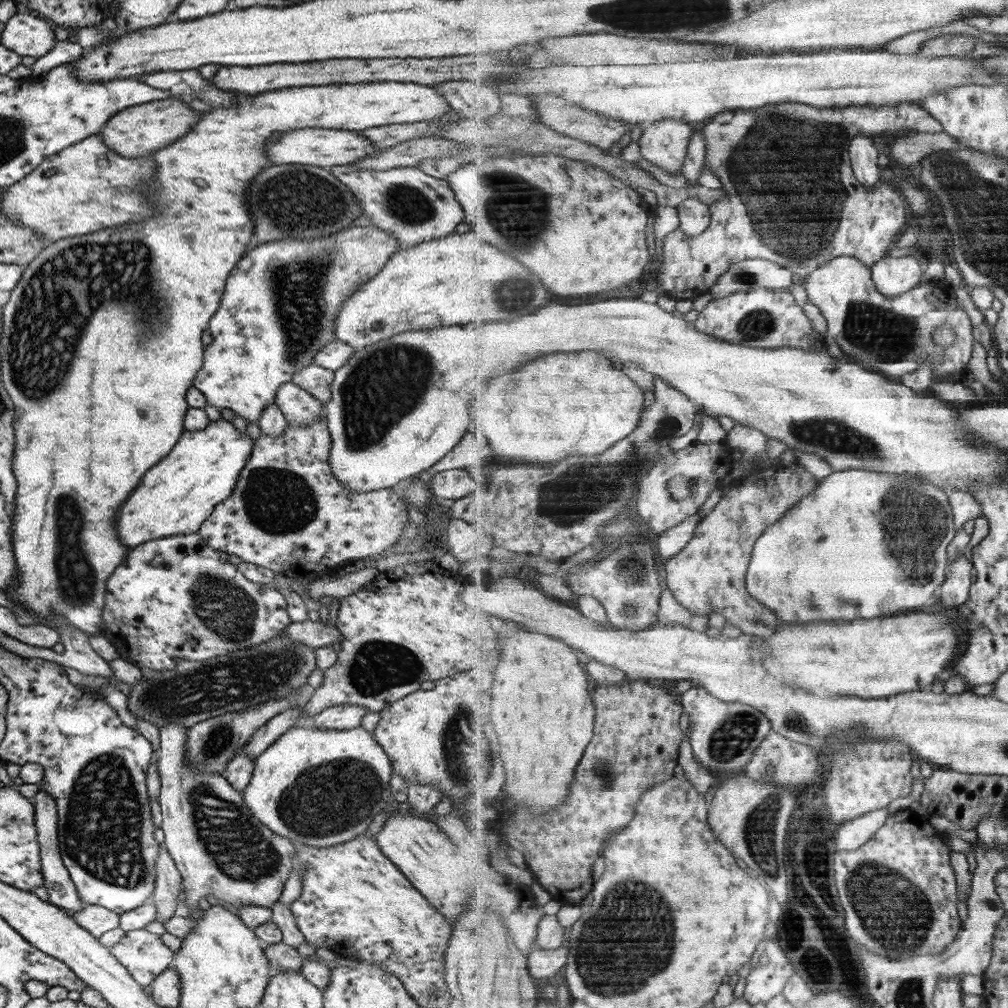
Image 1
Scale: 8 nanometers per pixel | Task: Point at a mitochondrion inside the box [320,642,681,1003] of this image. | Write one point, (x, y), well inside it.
(605, 952)

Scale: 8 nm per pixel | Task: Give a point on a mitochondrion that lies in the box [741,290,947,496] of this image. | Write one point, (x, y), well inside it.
(874, 332)

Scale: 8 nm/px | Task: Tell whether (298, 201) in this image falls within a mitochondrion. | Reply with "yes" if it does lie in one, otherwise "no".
yes

